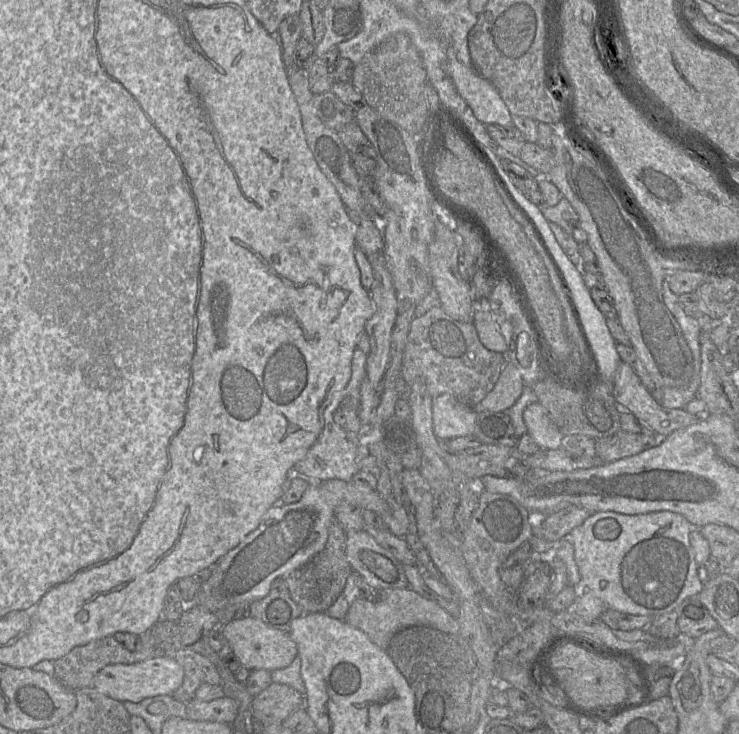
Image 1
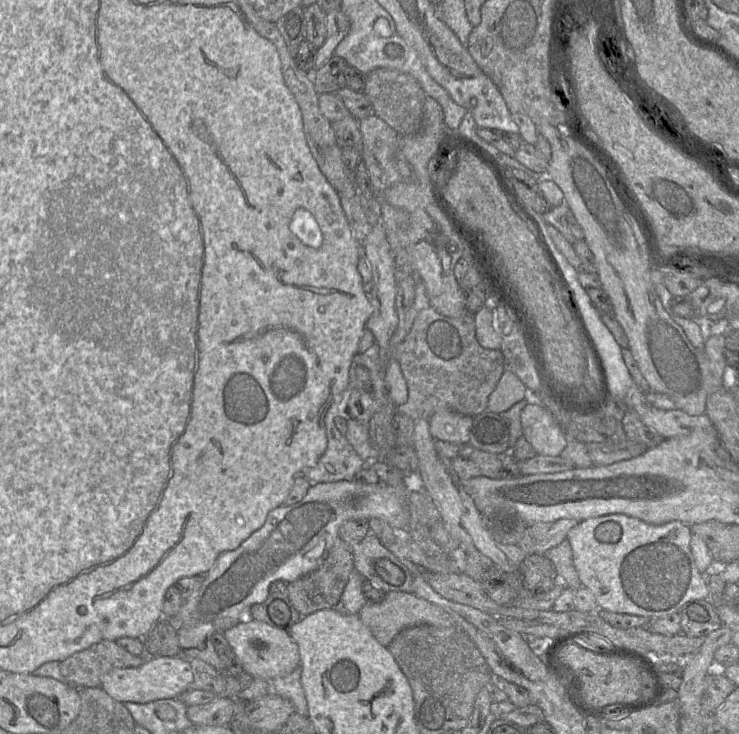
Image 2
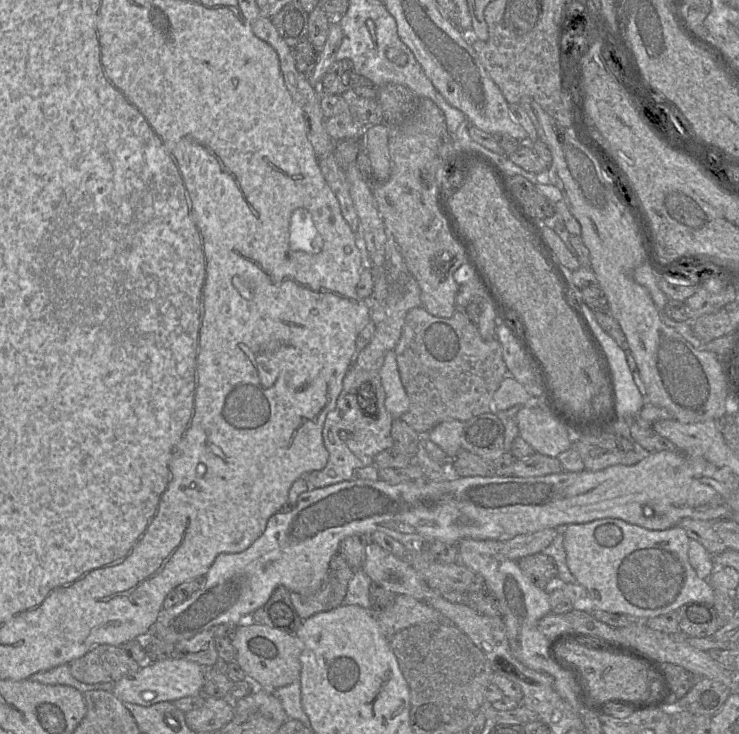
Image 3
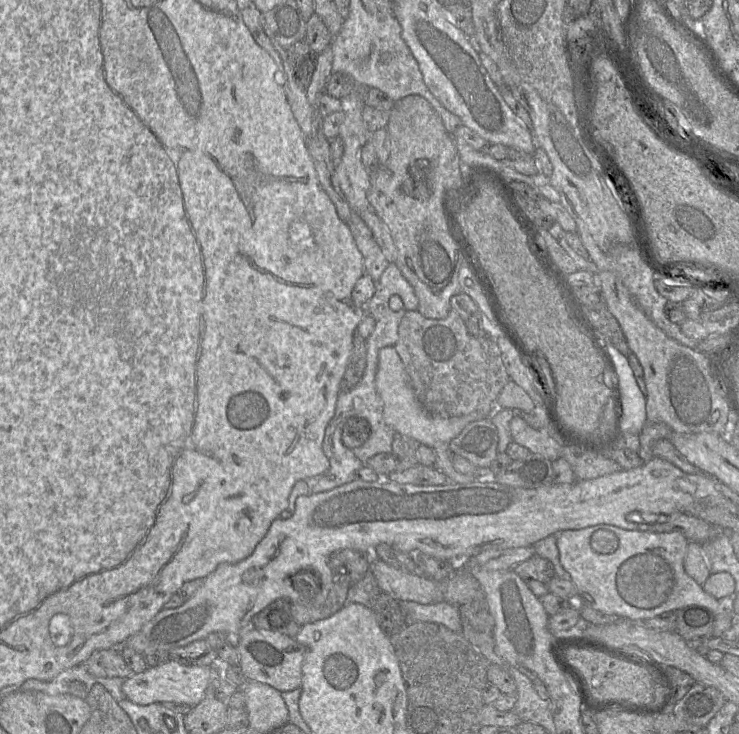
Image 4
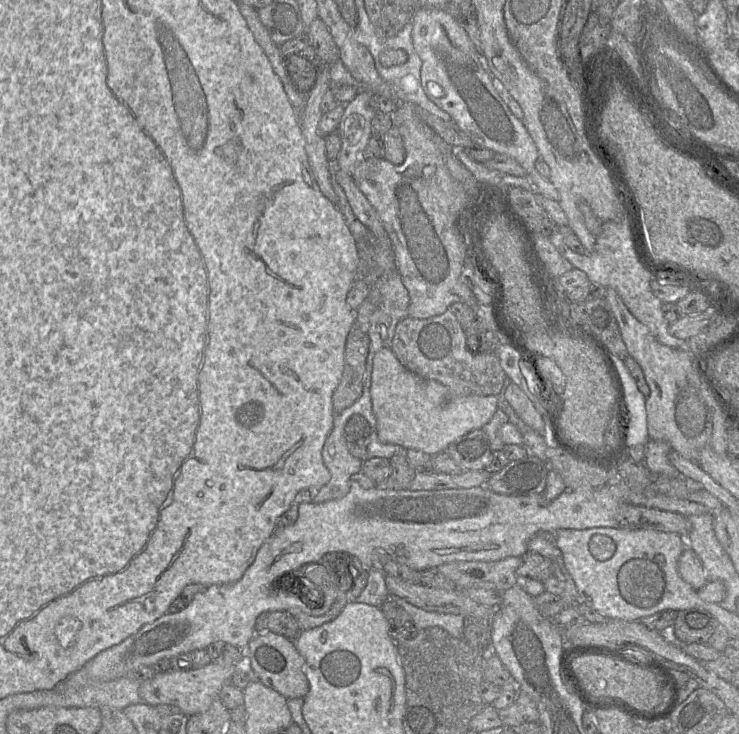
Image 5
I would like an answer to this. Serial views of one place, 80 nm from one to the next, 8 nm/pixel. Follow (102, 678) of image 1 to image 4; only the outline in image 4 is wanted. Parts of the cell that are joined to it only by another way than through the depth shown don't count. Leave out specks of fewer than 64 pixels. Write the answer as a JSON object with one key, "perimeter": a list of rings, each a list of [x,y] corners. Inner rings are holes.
{"perimeter":[[[169,661],[156,667],[148,667],[145,671],[124,679],[122,690],[127,700],[139,705],[175,702],[194,707],[205,698],[211,683],[211,672],[210,666],[187,666]]]}

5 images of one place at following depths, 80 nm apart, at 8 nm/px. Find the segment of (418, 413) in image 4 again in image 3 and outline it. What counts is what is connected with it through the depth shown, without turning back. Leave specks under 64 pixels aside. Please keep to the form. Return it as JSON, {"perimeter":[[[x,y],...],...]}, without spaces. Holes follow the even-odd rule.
{"perimeter":[[[394,350],[388,351],[380,369],[380,379],[385,391],[385,407],[394,419],[409,408],[409,398],[401,382],[397,358]]]}

